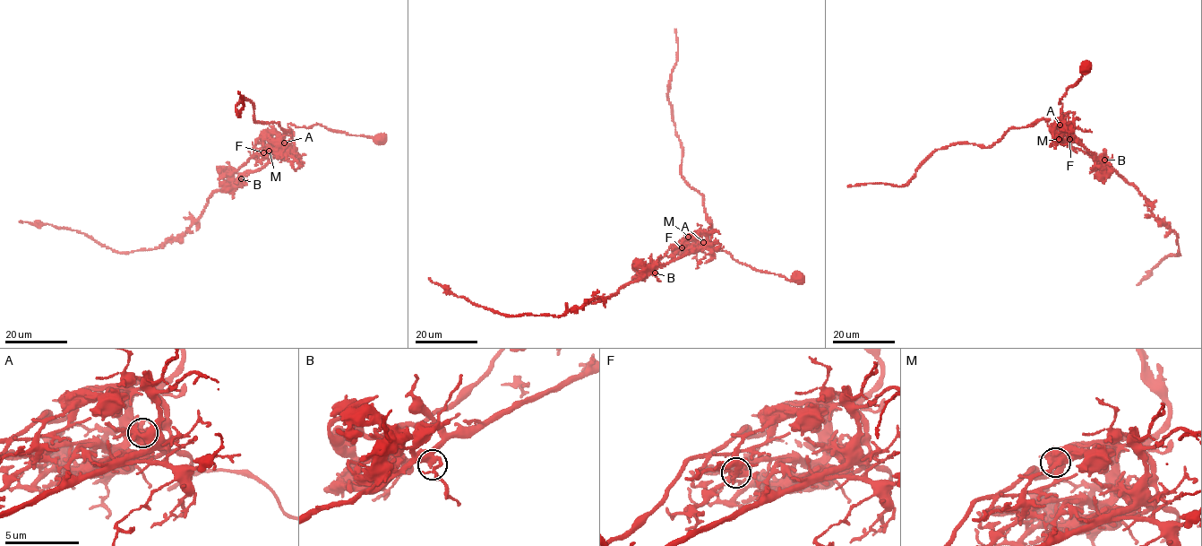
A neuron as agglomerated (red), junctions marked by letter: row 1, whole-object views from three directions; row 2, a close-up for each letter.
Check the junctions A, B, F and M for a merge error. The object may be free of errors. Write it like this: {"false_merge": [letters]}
{"false_merge": ["A"]}

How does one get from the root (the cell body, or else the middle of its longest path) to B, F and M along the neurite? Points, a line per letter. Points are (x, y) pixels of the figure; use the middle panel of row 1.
B: (798, 278), (788, 281), (756, 270), (725, 251), (709, 255), (714, 250), (708, 244), (661, 265), (655, 272)
F: (798, 278), (788, 281), (756, 270), (725, 251), (709, 255), (714, 250), (710, 246), (682, 247)
M: (798, 278), (788, 281), (756, 270), (725, 251), (709, 255), (713, 246), (699, 242), (695, 236), (688, 237)

